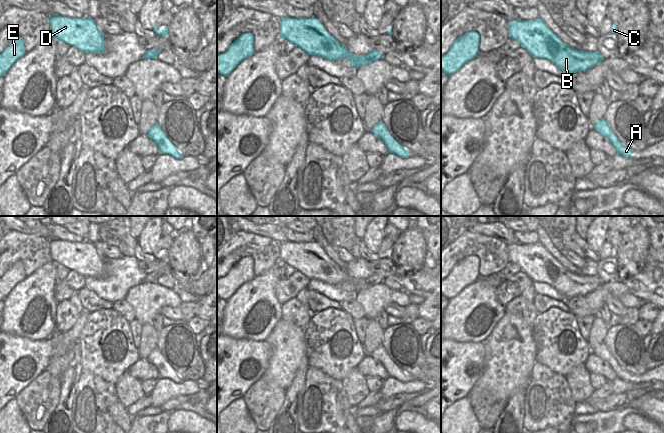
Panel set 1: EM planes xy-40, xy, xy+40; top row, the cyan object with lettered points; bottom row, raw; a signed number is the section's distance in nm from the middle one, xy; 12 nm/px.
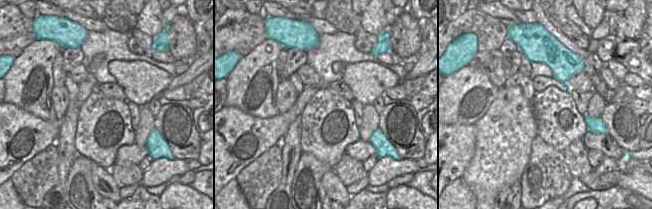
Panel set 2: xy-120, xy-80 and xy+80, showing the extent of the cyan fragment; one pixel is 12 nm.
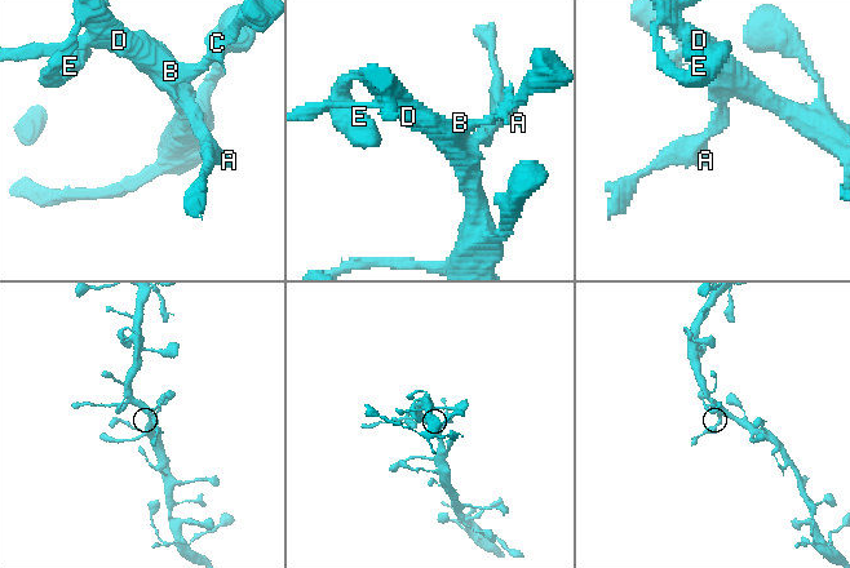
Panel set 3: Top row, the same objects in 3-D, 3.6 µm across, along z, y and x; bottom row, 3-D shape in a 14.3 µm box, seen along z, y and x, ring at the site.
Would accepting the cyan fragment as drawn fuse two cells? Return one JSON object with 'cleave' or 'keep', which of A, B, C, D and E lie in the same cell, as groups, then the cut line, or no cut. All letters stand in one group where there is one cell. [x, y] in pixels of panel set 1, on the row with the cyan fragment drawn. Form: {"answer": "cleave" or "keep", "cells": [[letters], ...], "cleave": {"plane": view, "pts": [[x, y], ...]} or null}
{"answer": "cleave", "cells": [["A"], ["B", "C", "D", "E"]], "cleave": {"plane": "xy+40", "pts": [[602, 119], [602, 123], [595, 126]]}}

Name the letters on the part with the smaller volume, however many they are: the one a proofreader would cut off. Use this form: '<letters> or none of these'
A

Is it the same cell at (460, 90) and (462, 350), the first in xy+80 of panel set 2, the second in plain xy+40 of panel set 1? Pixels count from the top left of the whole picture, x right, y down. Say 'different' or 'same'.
different

